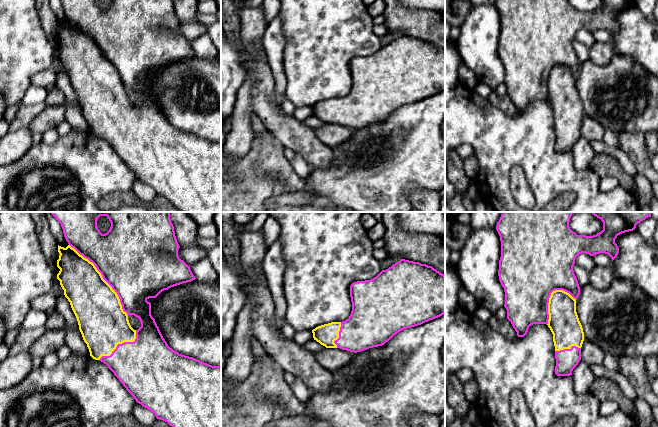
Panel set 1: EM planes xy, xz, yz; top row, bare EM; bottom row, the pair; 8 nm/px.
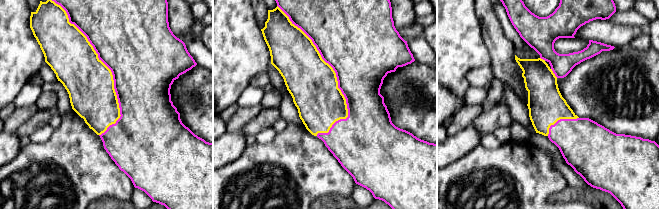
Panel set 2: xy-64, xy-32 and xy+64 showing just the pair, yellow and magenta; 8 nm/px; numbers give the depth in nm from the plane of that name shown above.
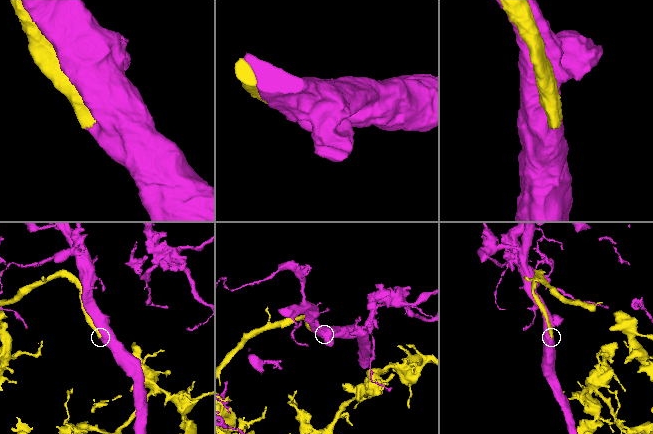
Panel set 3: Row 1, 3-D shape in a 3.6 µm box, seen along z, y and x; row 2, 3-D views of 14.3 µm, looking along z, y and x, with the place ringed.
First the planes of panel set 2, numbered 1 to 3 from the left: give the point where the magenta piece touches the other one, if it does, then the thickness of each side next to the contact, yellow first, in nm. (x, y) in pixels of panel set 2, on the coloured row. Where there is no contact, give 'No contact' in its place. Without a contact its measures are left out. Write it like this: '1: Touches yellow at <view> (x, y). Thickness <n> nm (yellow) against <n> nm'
1: Touches yellow at xy-64 (107, 67). Thickness 380 nm (yellow) against 500 nm
2: Touches yellow at xy-32 (334, 72). Thickness 400 nm (yellow) against 480 nm
3: Touches yellow at xy+64 (559, 119). Thickness 300 nm (yellow) against 380 nm

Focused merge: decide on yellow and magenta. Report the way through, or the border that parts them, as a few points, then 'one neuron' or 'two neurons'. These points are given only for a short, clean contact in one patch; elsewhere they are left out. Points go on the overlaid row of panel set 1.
one neuron

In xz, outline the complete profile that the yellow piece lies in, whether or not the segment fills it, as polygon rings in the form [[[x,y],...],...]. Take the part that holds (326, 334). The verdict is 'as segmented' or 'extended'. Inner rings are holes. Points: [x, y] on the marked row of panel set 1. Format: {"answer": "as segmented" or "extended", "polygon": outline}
{"answer": "extended", "polygon": [[[405,259],[382,270],[371,280],[350,286],[352,311],[348,319],[312,330],[313,338],[326,348],[361,352],[388,342],[398,332],[445,314],[445,275],[432,266]]]}

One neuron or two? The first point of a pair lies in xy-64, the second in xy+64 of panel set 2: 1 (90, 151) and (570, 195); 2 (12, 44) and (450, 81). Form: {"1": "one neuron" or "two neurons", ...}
{"1": "two neurons", "2": "one neuron"}

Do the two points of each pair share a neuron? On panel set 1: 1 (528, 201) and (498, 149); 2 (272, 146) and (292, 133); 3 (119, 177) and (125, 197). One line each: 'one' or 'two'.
1: two
2: two
3: two

